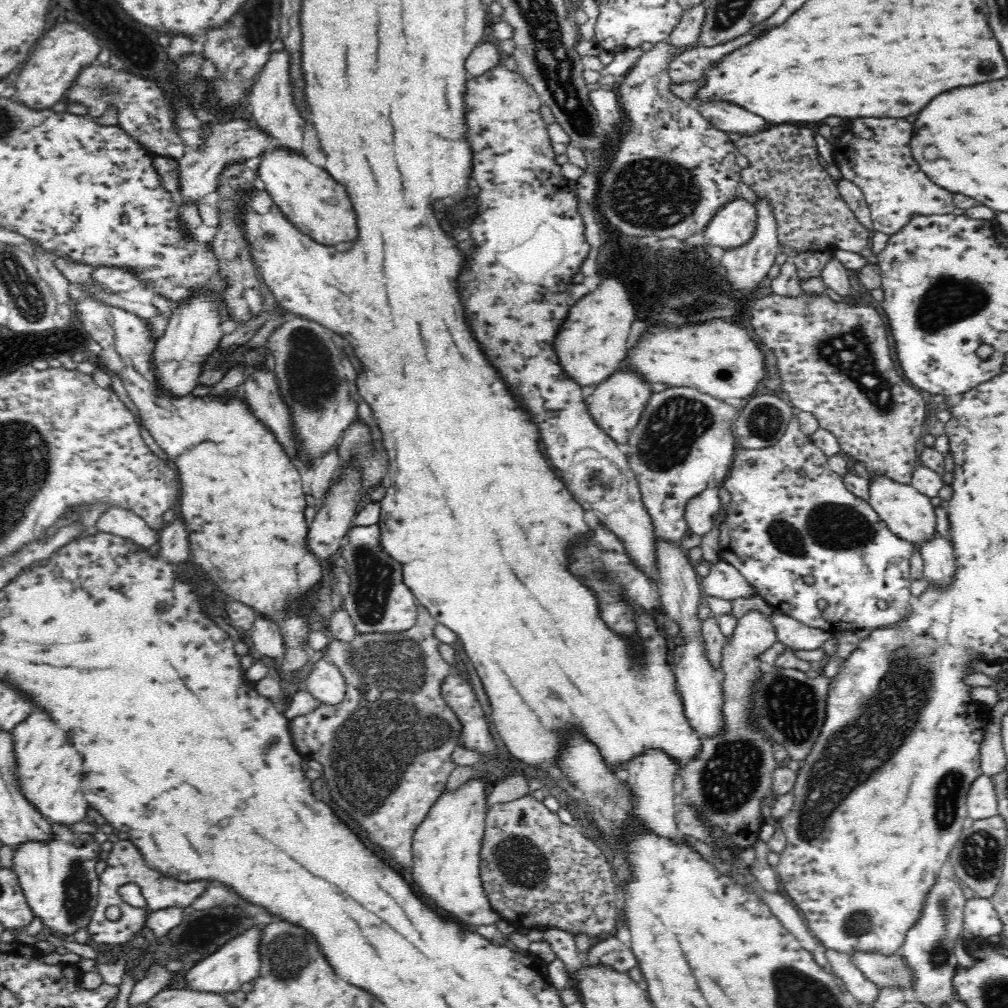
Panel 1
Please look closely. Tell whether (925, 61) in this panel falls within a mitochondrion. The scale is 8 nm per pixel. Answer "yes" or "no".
no

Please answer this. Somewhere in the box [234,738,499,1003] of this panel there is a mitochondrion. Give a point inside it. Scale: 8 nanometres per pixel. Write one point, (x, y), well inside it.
(291, 953)

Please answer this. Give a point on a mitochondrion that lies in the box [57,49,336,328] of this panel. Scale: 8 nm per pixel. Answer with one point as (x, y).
(101, 89)

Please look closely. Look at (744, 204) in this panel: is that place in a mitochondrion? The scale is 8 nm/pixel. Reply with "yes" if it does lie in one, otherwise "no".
no

